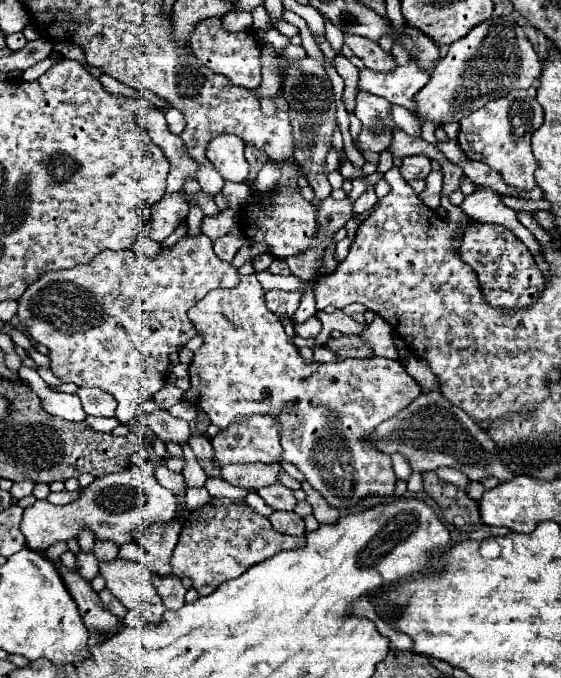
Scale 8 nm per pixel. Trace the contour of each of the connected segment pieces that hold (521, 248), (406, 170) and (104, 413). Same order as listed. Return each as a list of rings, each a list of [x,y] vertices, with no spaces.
[[[472,221],[460,245],[460,259],[476,273],[484,301],[496,309],[508,309],[512,313],[526,309],[544,291],[544,277],[532,253],[510,229],[502,225]]]
[[[412,155],[412,157],[404,157],[402,165],[400,165],[400,173],[406,181],[410,179],[426,179],[426,175],[430,173],[430,159],[424,155]]]
[[[80,387],[76,395],[82,401],[82,407],[86,415],[96,417],[114,417],[117,401],[106,391],[96,389],[96,387]]]

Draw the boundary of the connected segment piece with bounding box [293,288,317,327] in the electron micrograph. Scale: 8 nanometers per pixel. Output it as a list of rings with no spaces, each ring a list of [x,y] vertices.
[[[305,288],[304,293],[301,297],[299,308],[296,311],[293,319],[294,327],[300,324],[302,321],[310,318],[316,312],[317,308],[314,293],[310,288]]]

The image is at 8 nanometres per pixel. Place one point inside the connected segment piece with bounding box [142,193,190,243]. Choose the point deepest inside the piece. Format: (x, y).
(166, 214)

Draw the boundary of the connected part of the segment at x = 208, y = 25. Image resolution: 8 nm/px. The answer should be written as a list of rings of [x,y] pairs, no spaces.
[[[208,17],[208,19],[202,19],[194,25],[194,31],[190,35],[190,47],[192,47],[194,55],[206,67],[230,77],[230,81],[234,81],[236,85],[242,85],[248,89],[260,87],[260,83],[262,83],[262,77],[260,77],[260,43],[252,31],[232,33],[232,31],[224,29],[222,17]]]

